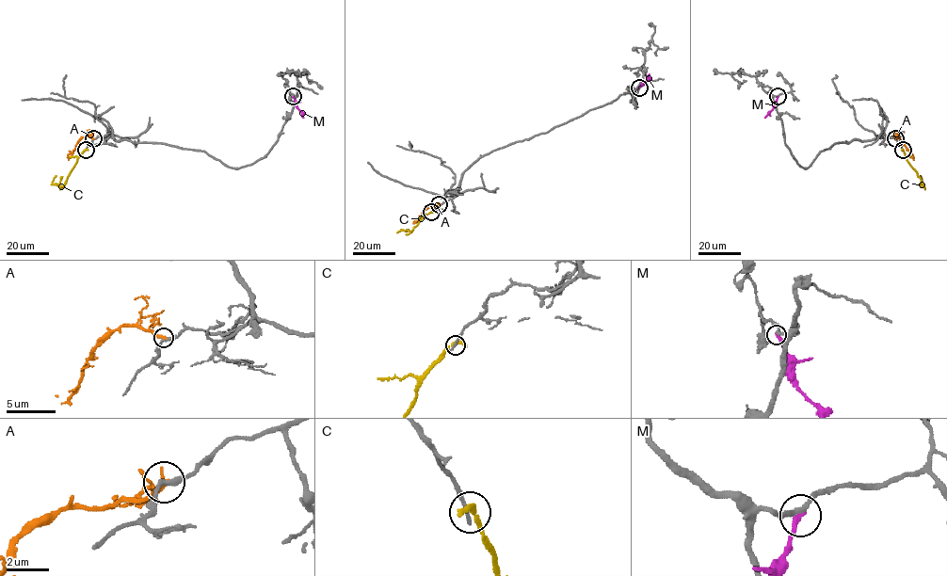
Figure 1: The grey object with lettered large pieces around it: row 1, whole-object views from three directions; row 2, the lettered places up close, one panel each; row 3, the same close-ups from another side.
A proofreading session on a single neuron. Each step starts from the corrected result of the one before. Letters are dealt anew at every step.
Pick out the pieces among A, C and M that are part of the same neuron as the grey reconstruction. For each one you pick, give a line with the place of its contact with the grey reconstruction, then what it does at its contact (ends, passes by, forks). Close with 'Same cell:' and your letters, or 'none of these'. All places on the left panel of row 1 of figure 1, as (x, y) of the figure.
Same cell: none of these

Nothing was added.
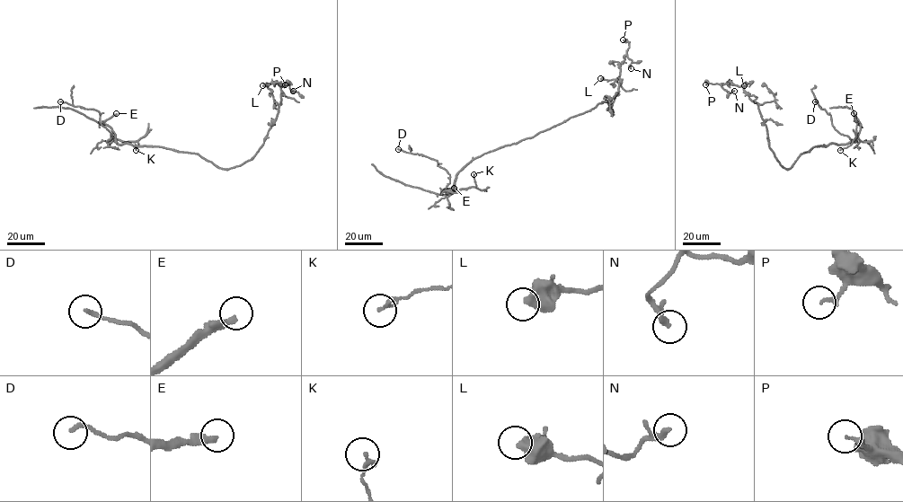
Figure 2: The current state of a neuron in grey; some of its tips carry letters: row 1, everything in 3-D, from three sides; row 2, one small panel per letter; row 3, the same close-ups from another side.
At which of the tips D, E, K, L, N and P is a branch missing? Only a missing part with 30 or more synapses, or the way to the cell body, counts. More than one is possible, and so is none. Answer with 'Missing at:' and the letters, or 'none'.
Missing at: E

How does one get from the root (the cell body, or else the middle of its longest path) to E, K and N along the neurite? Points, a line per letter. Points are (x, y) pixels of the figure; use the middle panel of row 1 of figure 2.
E: (526, 139), (471, 160), (457, 174), (453, 191), (441, 193), (445, 189), (454, 188)
K: (526, 139), (471, 160), (457, 174), (453, 191), (475, 187), (473, 174)
N: (526, 139), (609, 100), (618, 91), (620, 64), (626, 55), (632, 61), (629, 66), (631, 68)

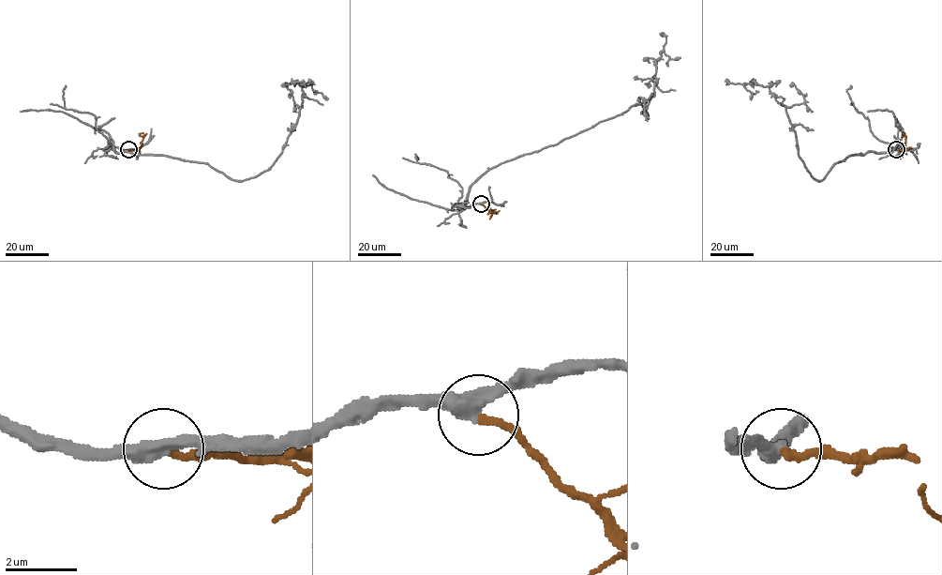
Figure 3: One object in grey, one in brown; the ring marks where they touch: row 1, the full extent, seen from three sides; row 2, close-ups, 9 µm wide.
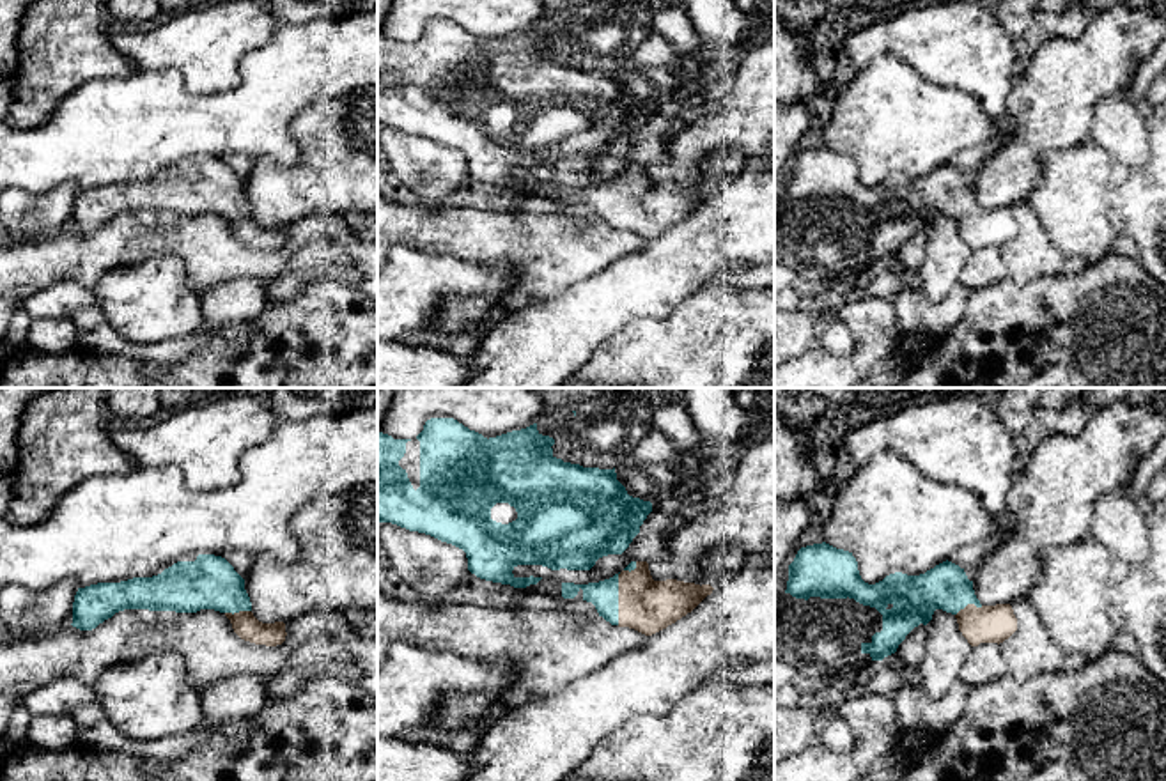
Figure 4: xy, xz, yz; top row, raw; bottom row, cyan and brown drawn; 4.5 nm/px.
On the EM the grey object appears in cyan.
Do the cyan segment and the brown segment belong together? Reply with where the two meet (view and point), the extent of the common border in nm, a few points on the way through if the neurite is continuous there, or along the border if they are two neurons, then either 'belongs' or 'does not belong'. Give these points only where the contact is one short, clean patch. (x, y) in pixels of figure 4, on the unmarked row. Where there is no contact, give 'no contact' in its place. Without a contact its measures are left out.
meets cyan in xz at (617, 202); contact 240 nm long; runs through xz (605, 197), (617, 202), (635, 202), (647, 209); belongs

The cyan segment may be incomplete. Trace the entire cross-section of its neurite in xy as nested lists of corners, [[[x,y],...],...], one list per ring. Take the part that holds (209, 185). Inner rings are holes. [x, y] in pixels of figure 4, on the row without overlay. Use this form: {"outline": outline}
{"outline": [[[198,158],[195,165],[177,165],[152,181],[97,186],[78,191],[73,205],[73,230],[92,234],[124,213],[223,216],[234,236],[250,246],[276,250],[285,244],[285,227],[262,227],[252,216],[245,182],[222,159]]]}

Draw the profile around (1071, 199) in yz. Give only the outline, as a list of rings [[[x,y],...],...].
[[[1088,140],[1049,154],[1026,198],[1063,255],[1099,262],[1118,237],[1109,221],[1109,197],[1129,175],[1129,166]]]

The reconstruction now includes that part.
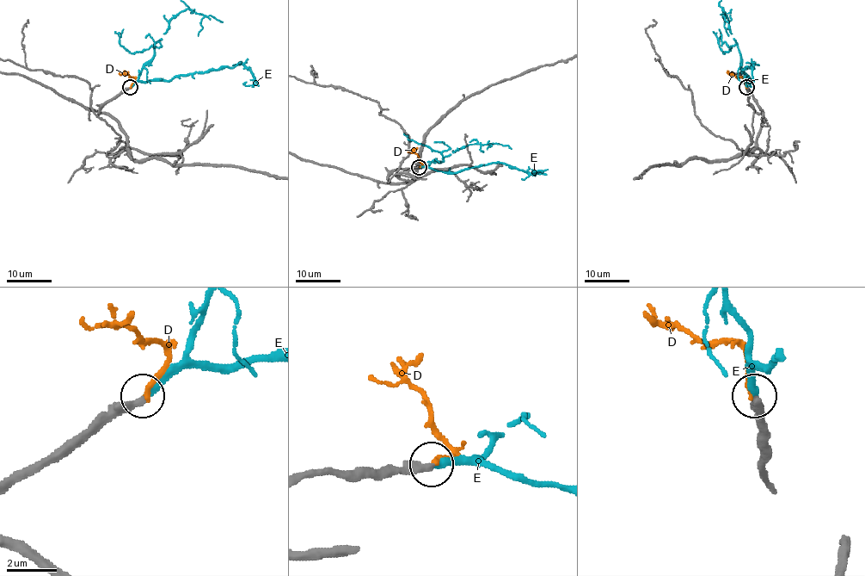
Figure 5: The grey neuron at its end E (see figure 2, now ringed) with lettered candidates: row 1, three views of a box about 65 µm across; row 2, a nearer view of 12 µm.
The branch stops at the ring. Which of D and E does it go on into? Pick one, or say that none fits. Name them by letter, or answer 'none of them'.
E

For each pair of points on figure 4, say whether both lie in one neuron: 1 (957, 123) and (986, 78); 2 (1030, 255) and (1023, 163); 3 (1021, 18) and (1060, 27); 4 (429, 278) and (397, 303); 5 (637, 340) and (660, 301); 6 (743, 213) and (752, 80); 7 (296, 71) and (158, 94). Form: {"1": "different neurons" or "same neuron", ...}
{"1": "different neurons", "2": "different neurons", "3": "different neurons", "4": "same neuron", "5": "different neurons", "6": "different neurons", "7": "same neuron"}

